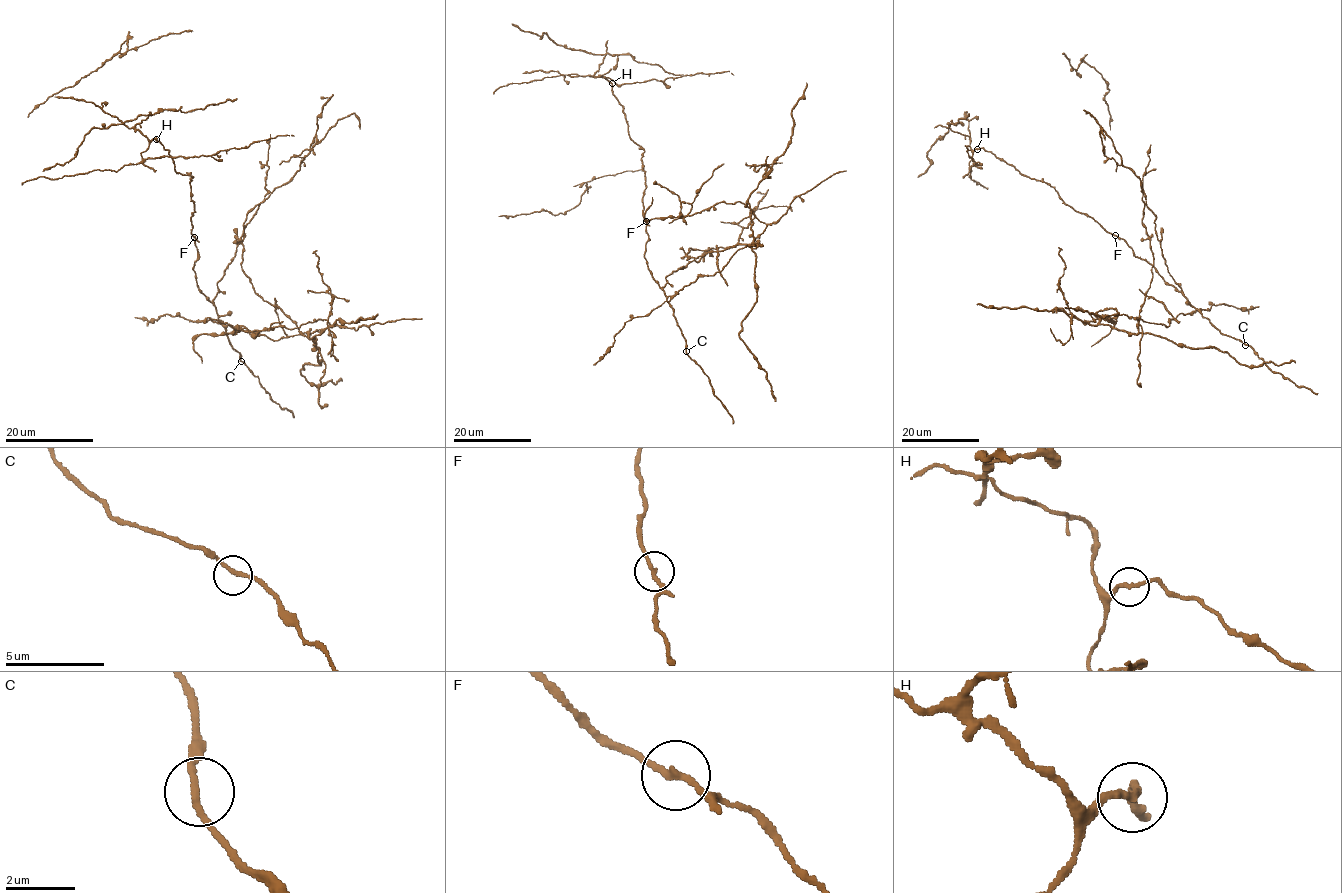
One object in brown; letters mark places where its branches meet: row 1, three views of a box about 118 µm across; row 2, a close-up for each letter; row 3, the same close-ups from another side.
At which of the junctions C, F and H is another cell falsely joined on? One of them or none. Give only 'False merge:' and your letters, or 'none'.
False merge: H

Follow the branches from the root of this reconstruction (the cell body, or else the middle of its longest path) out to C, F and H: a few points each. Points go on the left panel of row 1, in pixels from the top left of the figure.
C: (192, 216), (192, 235), (197, 250), (193, 266), (196, 286), (213, 303), (230, 344), (239, 354), (241, 361)
F: (192, 216), (194, 237)
H: (192, 216), (194, 205), (190, 182), (193, 177), (174, 170), (169, 151), (155, 139)

